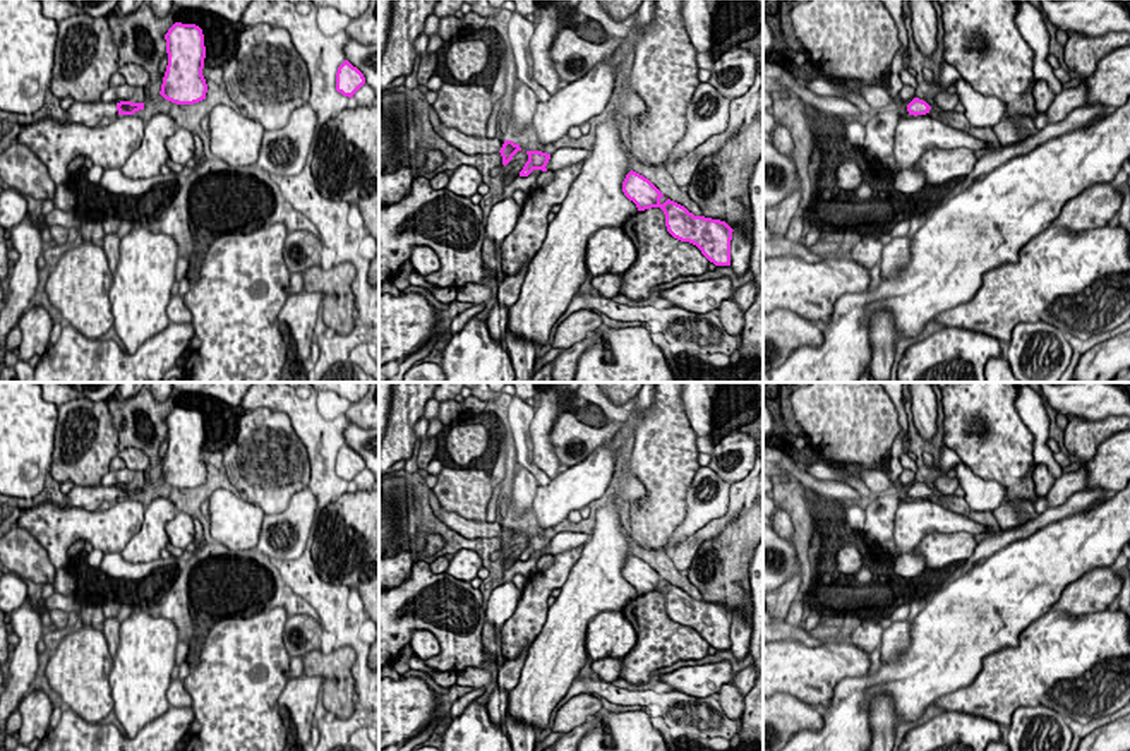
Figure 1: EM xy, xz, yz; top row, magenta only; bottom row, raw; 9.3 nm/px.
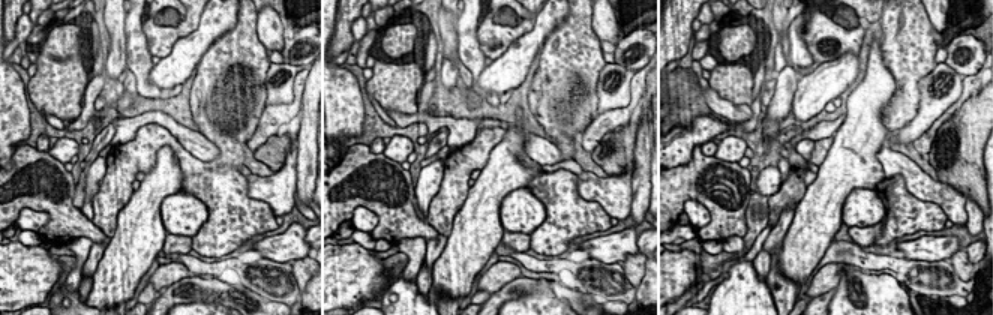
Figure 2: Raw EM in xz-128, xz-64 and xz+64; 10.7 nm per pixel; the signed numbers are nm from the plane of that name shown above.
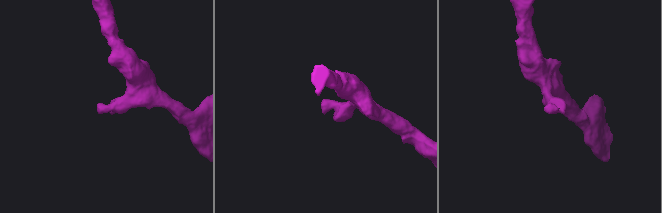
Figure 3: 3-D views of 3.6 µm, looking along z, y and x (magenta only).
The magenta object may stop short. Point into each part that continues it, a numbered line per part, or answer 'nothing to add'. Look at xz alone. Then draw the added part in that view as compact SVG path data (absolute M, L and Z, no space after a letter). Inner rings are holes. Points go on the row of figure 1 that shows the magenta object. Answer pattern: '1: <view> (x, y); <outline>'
1: xz (468, 144); M442 123L439 129L442 139L466 156L499 153L504 144L504 139L499 134L490 137L473 137L461 134L458 129L449 129Z

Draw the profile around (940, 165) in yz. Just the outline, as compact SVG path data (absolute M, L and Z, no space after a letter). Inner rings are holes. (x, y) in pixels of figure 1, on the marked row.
M967 147L928 149L912 166L926 175L928 185L953 183L965 178L976 166L977 156Z

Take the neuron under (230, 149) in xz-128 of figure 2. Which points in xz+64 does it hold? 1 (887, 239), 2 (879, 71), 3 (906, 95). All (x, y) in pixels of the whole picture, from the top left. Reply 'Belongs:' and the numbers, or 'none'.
Belongs: 1, 3

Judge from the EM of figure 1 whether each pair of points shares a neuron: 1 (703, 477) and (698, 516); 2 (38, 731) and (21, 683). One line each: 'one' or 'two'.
1: one
2: two

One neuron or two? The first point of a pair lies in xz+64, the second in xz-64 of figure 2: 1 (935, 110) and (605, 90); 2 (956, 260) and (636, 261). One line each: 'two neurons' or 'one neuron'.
1: one neuron
2: one neuron

